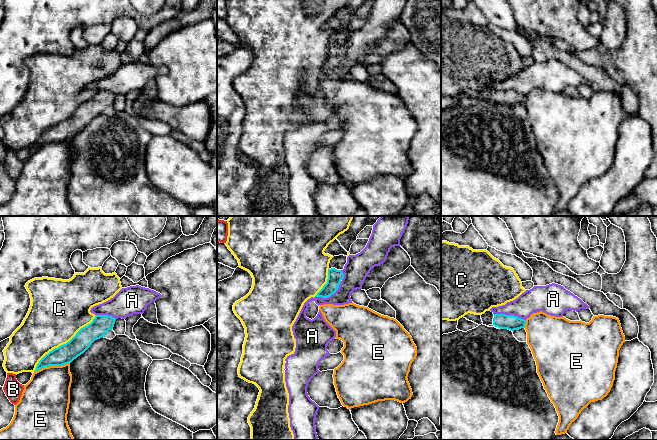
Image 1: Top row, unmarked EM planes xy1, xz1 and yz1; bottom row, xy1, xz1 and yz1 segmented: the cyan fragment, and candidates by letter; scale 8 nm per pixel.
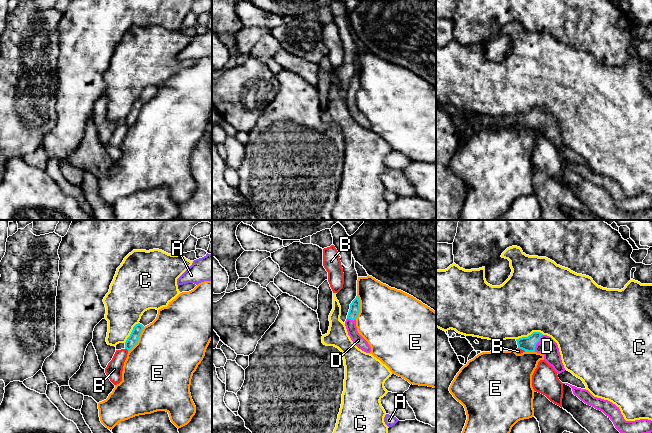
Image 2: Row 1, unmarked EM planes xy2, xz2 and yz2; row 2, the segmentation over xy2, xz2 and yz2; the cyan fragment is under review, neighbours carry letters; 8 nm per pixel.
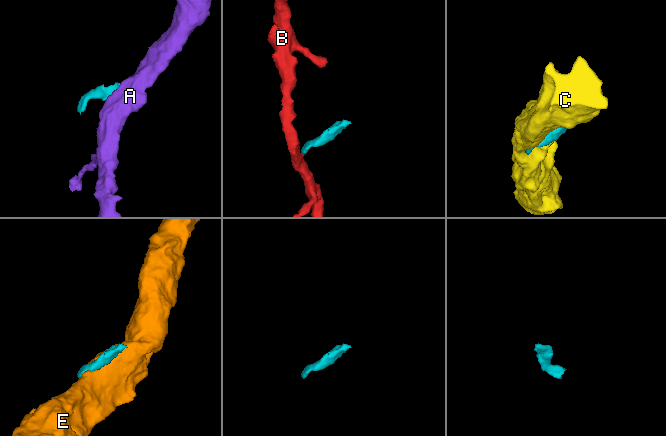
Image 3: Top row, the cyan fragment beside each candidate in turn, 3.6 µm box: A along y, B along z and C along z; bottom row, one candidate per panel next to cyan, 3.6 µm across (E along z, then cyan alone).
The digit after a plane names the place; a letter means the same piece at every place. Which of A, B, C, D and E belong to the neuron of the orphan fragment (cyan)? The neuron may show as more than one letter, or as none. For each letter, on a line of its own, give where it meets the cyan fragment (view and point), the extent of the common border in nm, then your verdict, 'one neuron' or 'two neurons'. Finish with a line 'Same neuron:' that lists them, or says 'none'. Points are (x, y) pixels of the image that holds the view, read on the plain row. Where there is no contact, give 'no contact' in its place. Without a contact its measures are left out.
A: yz1 (510, 91) | 260 nm | two neurons
B: xy2 (127, 125) | 40 nm | two neurons
C: xy1 (63, 120) | 700 nm | two neurons
D: yz2 (537, 118) | 160 nm | one neuron
E: xy1 (51, 141) | 300 nm | two neurons
Same neuron: D

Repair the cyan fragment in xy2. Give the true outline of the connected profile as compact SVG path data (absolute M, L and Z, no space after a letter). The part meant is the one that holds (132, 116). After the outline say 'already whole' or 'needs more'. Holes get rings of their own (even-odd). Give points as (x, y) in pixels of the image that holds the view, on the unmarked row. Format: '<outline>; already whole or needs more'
M140 99L136 100L133 103L133 106L130 110L130 112L127 114L125 118L125 125L130 127L138 118L139 112L143 106L144 102Z; already whole

